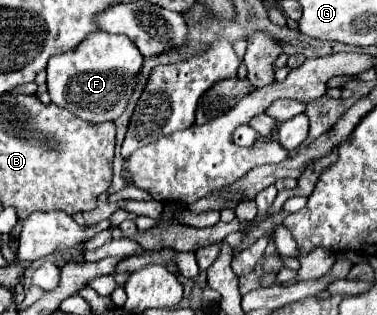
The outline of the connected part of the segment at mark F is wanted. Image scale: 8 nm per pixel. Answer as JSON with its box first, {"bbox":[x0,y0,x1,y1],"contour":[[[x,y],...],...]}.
{"bbox":[47,31,143,125],"contour":[[[95,31],[73,51],[51,57],[47,65],[47,91],[51,103],[71,111],[89,125],[115,121],[125,111],[137,87],[141,65],[143,57],[127,37]]]}

